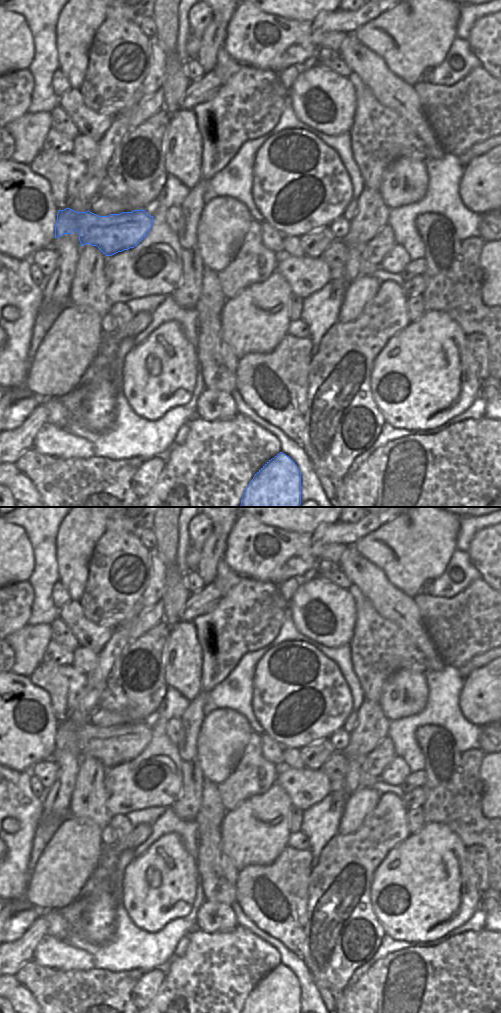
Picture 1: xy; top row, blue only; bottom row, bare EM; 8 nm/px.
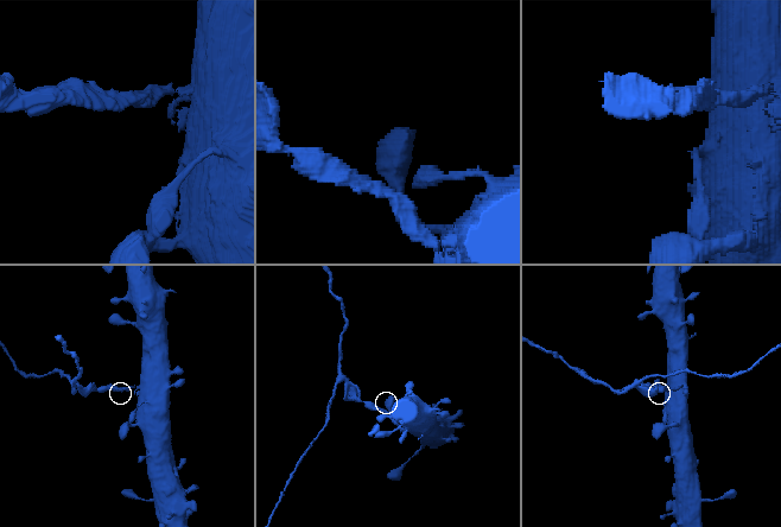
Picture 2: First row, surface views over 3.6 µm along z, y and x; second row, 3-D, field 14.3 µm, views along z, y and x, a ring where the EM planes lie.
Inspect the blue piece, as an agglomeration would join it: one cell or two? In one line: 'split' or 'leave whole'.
split

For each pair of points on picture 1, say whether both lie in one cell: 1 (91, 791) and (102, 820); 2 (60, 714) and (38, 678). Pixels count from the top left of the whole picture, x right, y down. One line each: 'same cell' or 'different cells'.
1: same cell
2: same cell

